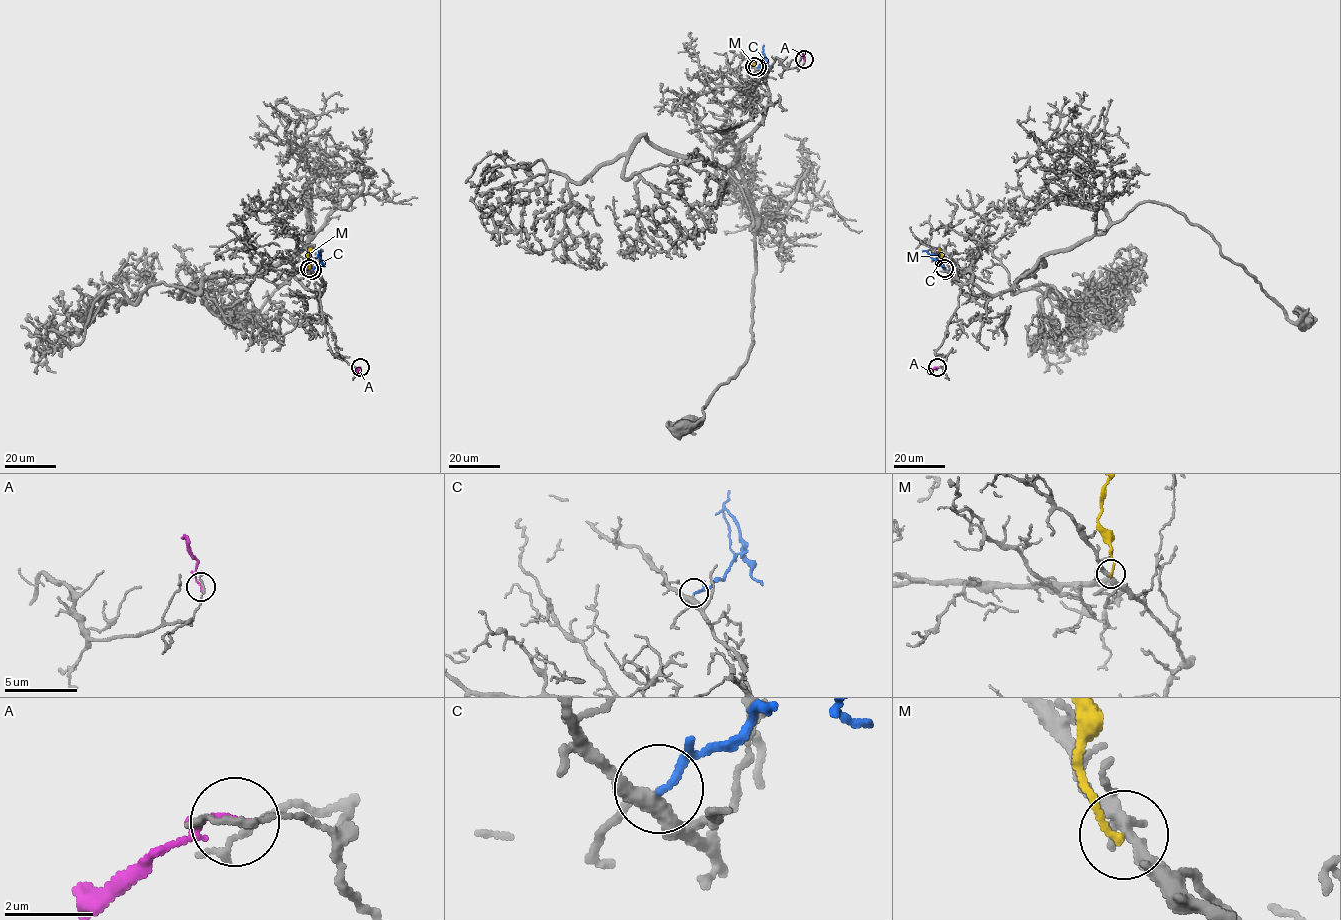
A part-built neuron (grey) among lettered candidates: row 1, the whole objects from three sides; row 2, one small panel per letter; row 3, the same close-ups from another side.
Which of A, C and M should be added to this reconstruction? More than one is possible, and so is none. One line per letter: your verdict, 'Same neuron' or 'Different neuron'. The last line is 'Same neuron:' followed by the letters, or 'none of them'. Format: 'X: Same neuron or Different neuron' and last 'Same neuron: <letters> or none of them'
A: Different neuron
C: Same neuron
M: Different neuron
Same neuron: C

